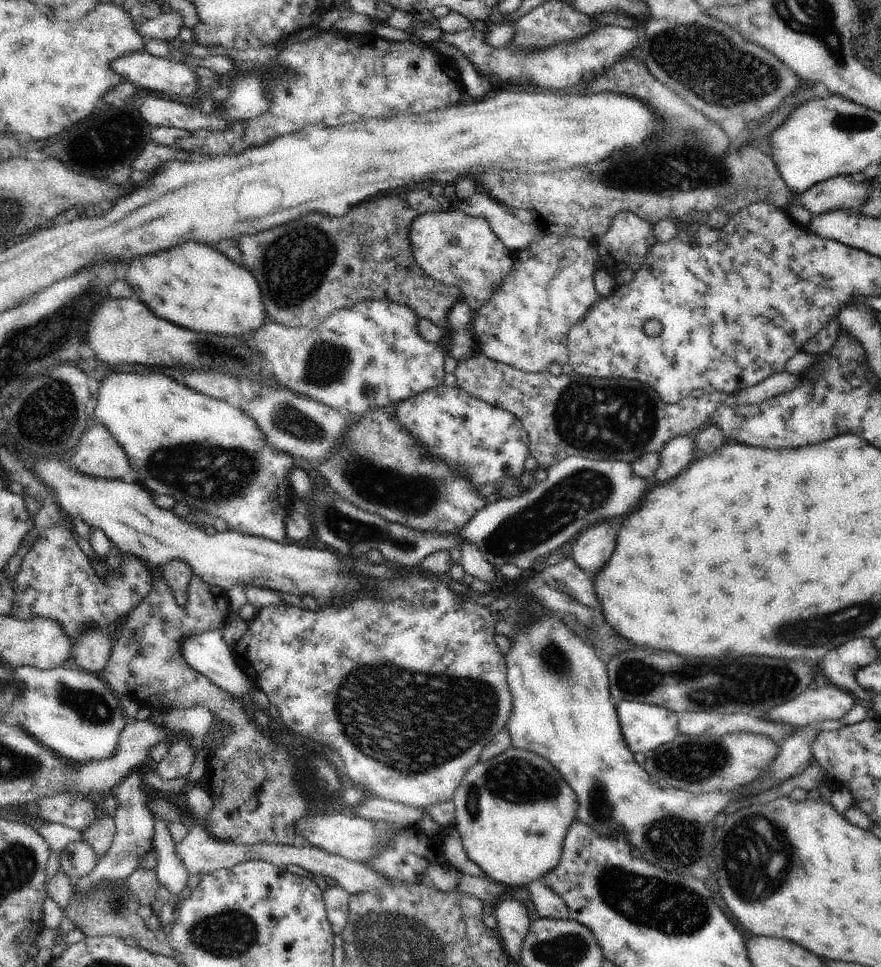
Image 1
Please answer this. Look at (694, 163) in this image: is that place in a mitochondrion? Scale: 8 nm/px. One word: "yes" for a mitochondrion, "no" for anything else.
yes

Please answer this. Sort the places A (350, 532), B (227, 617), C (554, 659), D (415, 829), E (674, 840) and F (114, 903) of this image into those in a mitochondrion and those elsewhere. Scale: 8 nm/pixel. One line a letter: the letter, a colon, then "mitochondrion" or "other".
A: mitochondrion
B: other
C: mitochondrion
D: other
E: mitochondrion
F: mitochondrion

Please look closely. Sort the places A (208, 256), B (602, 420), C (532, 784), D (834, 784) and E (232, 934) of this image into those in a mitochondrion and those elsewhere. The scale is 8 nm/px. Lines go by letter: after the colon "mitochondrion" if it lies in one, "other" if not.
A: other
B: mitochondrion
C: mitochondrion
D: other
E: mitochondrion

